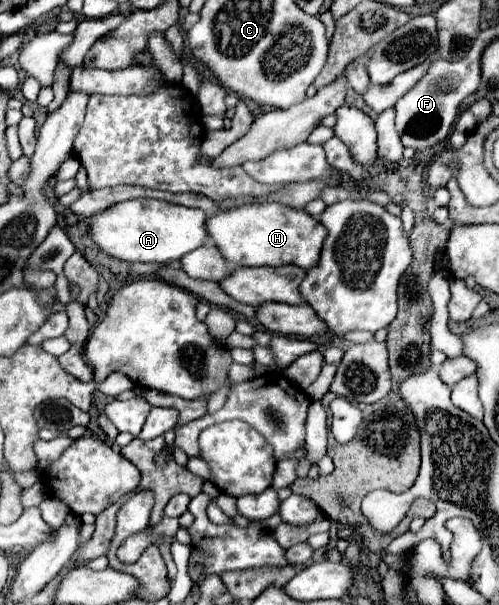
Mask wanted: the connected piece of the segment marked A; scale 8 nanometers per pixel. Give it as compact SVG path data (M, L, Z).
M130 199L130 201L122 201L118 205L112 205L110 209L104 209L102 213L96 213L94 217L88 217L88 235L90 239L110 257L120 259L120 261L128 261L128 263L170 263L180 259L182 255L198 249L200 245L204 245L206 239L206 223L208 215L200 209L190 209L190 207L182 207L182 205L172 205L166 201L158 201L158 199Z

